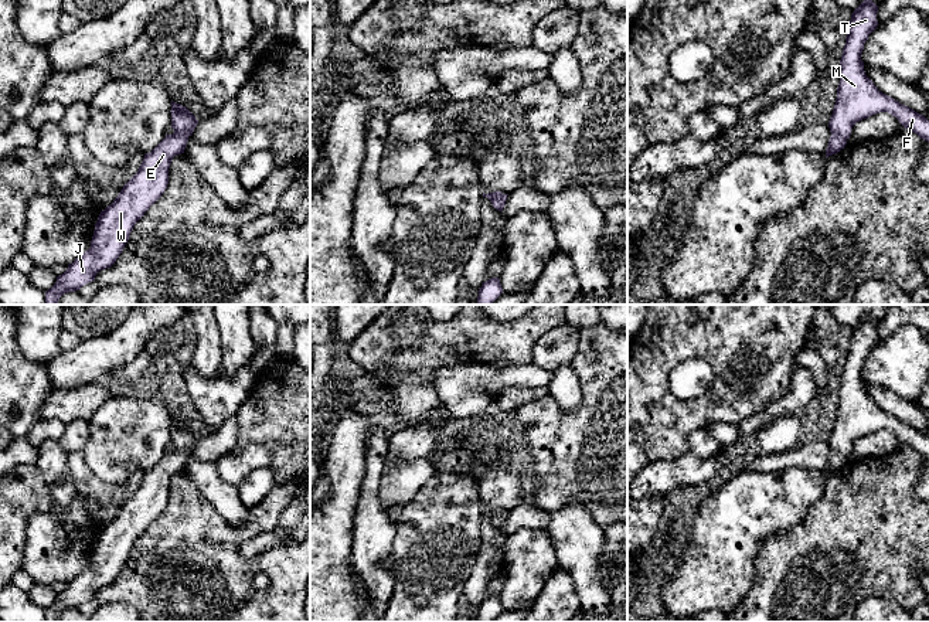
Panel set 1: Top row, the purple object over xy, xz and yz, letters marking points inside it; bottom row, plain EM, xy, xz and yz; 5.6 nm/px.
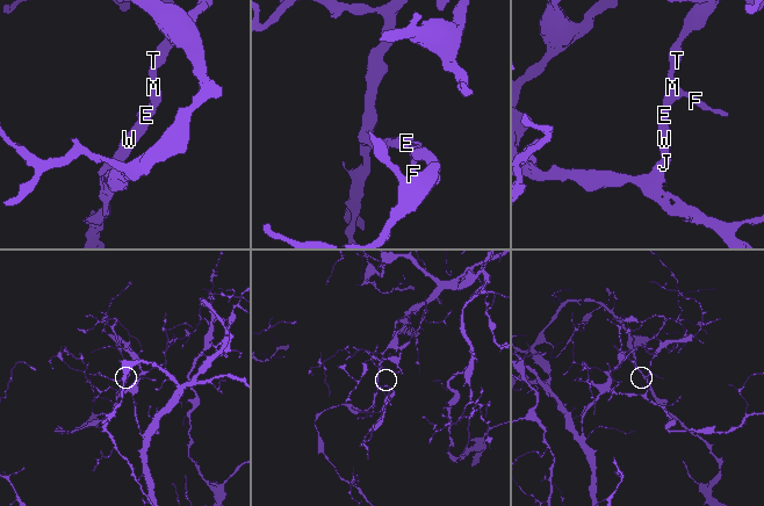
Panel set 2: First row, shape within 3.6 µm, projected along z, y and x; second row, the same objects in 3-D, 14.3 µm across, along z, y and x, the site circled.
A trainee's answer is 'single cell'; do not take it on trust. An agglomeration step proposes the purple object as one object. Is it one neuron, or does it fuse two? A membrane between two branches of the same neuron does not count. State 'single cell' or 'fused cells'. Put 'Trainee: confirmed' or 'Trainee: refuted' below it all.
single cell
Trainee: confirmed

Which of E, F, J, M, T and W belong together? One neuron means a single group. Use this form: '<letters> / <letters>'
E F J M T W

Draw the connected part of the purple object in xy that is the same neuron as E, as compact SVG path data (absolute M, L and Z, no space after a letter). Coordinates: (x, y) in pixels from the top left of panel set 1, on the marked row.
M173 101L170 113L174 133L166 135L150 153L144 154L137 173L123 186L113 203L101 211L95 224L91 248L69 264L62 275L57 276L55 285L45 292L45 305L58 305L58 300L64 293L79 290L84 285L95 281L99 271L110 268L129 241L135 224L167 188L171 160L174 156L184 153L188 137L193 135L198 123L195 116L186 106Z

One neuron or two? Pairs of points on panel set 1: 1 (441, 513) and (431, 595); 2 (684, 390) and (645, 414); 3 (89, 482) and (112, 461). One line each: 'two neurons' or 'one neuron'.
1: one neuron
2: two neurons
3: two neurons

